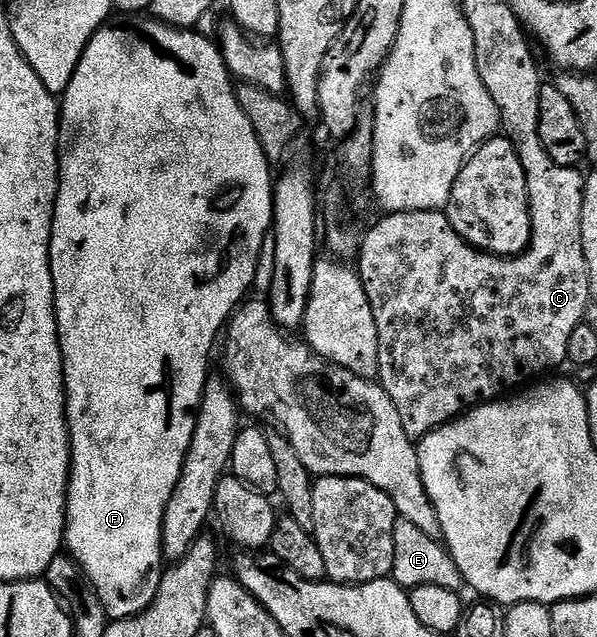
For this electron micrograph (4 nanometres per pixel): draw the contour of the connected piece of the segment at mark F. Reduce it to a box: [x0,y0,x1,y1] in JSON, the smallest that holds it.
[50,16,275,620]

